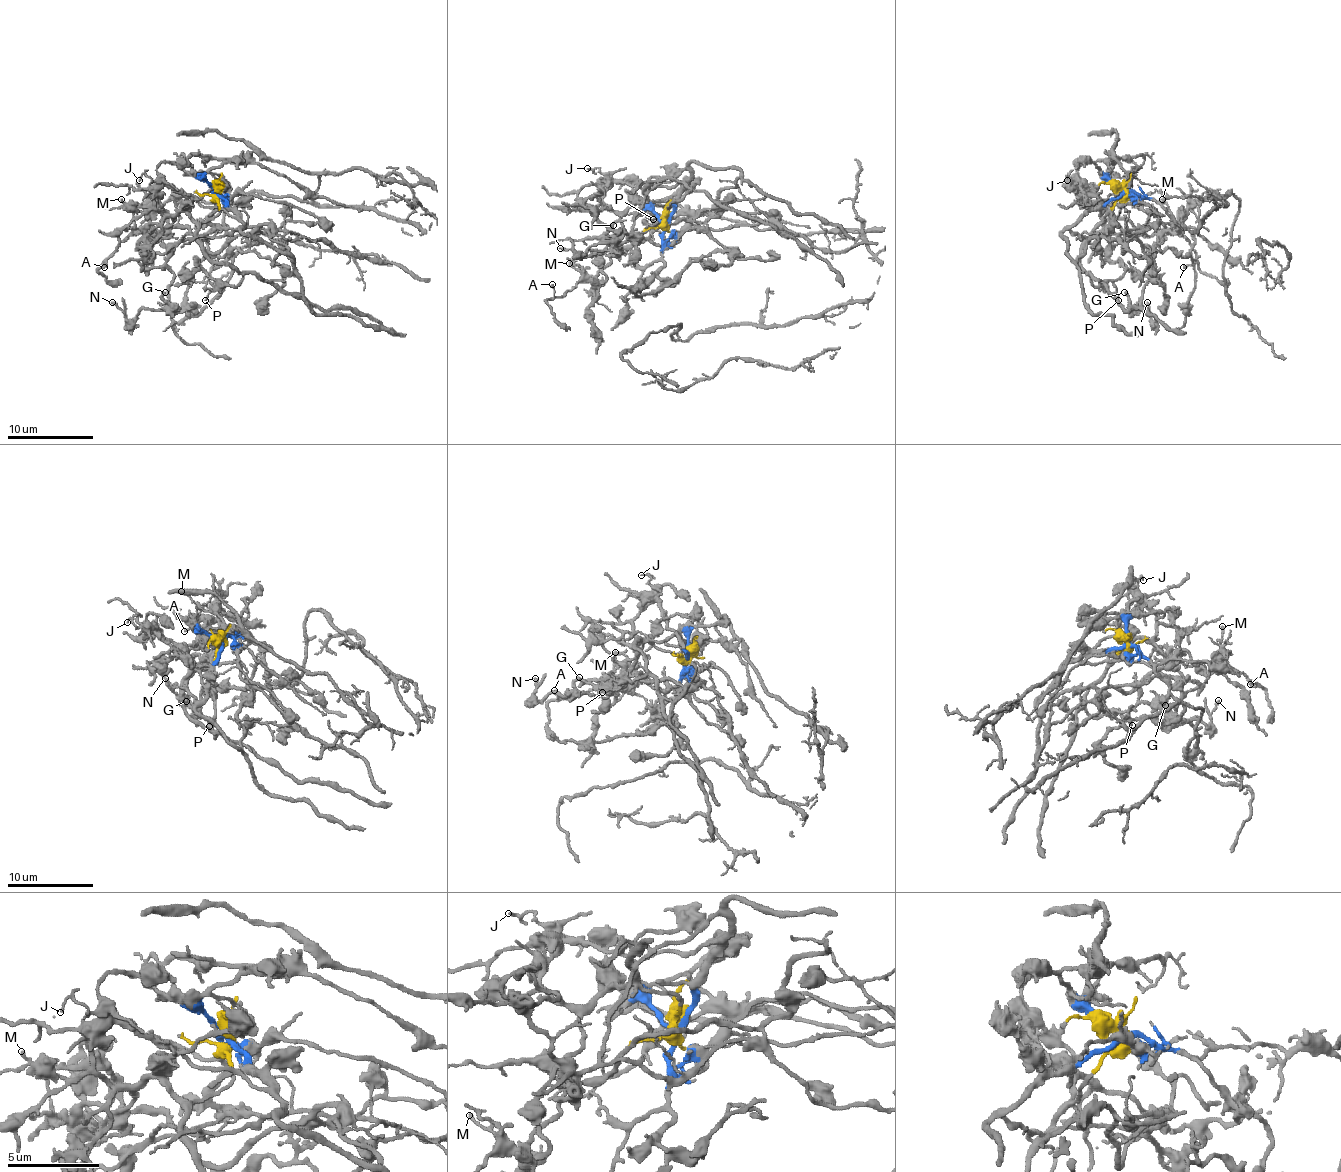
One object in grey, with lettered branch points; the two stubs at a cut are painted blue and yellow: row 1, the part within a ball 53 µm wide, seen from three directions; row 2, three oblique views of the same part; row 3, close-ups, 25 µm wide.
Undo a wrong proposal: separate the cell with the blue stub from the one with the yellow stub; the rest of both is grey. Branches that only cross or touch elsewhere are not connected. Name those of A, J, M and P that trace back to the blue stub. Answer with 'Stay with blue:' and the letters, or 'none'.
Stay with blue: A, M

